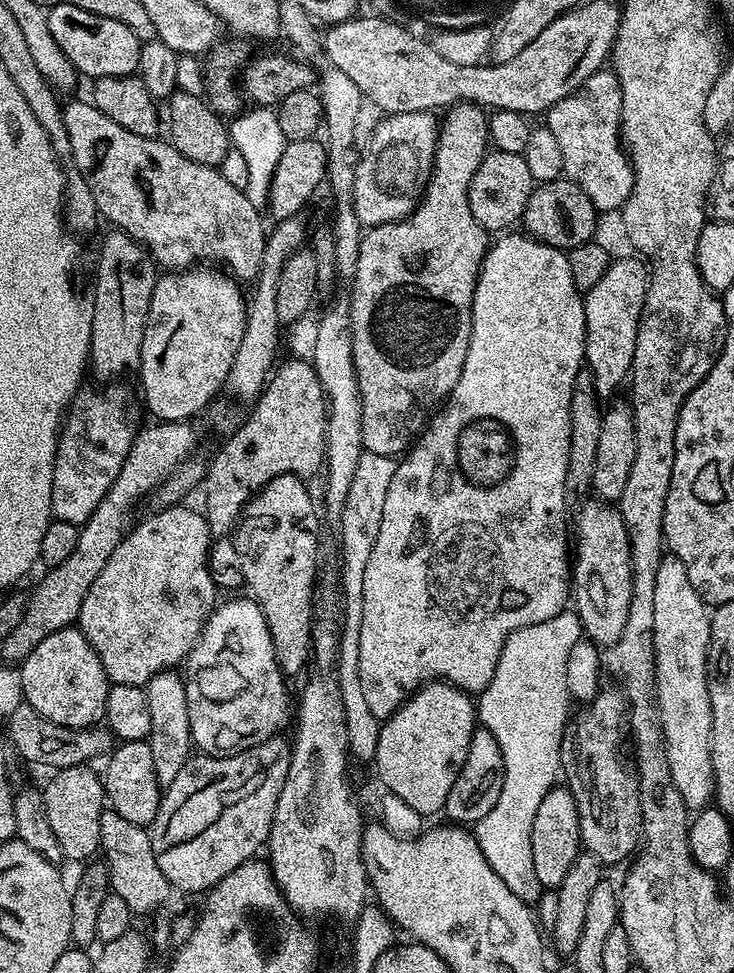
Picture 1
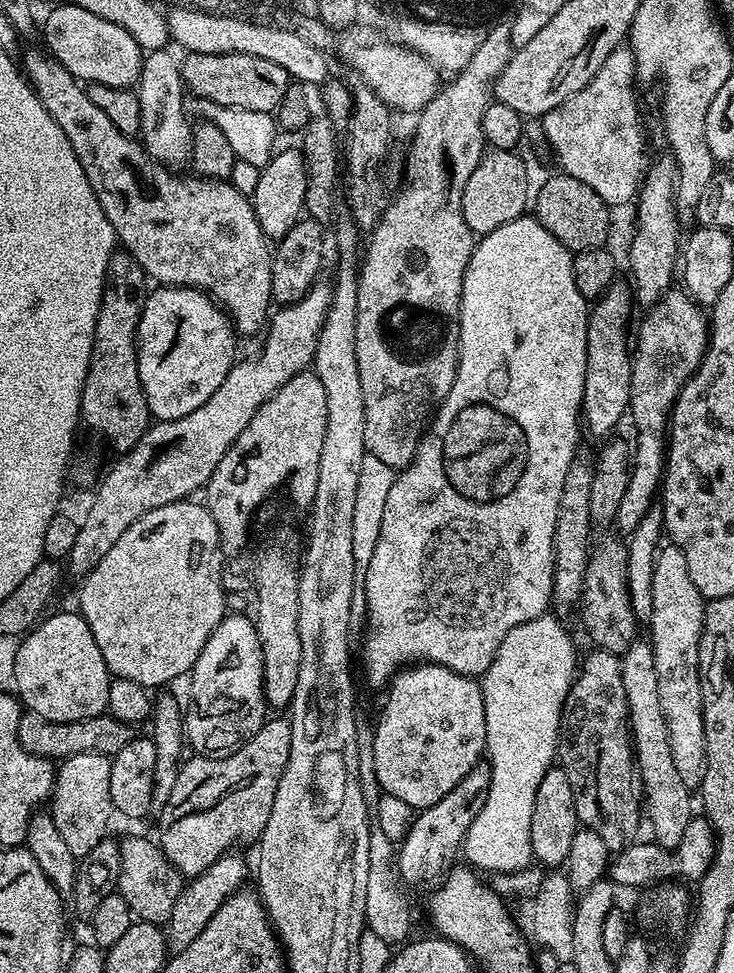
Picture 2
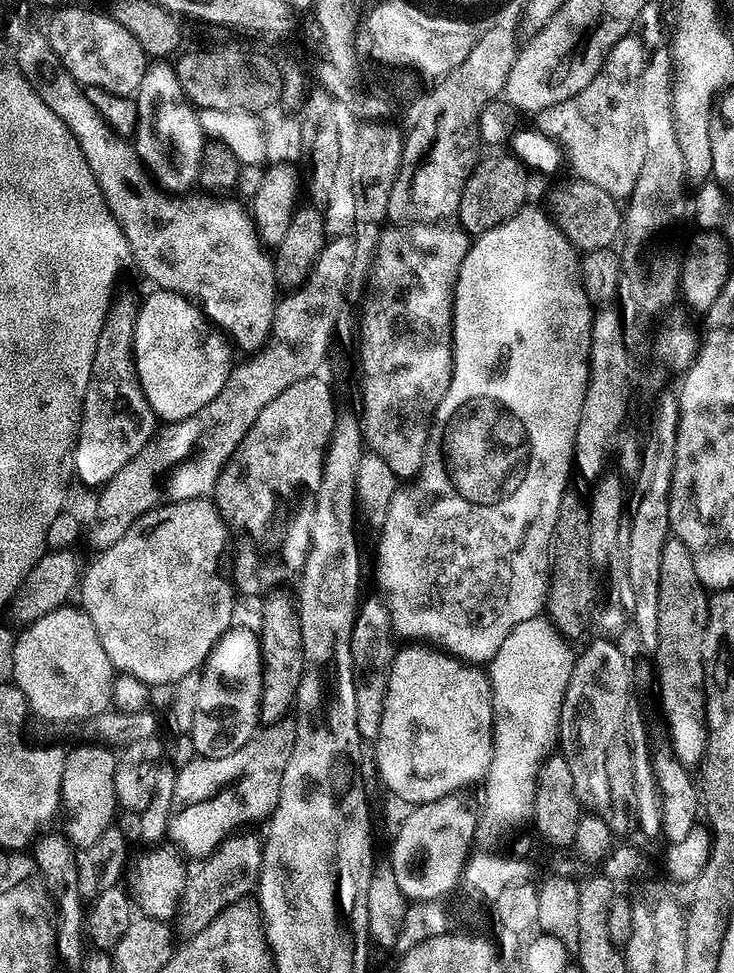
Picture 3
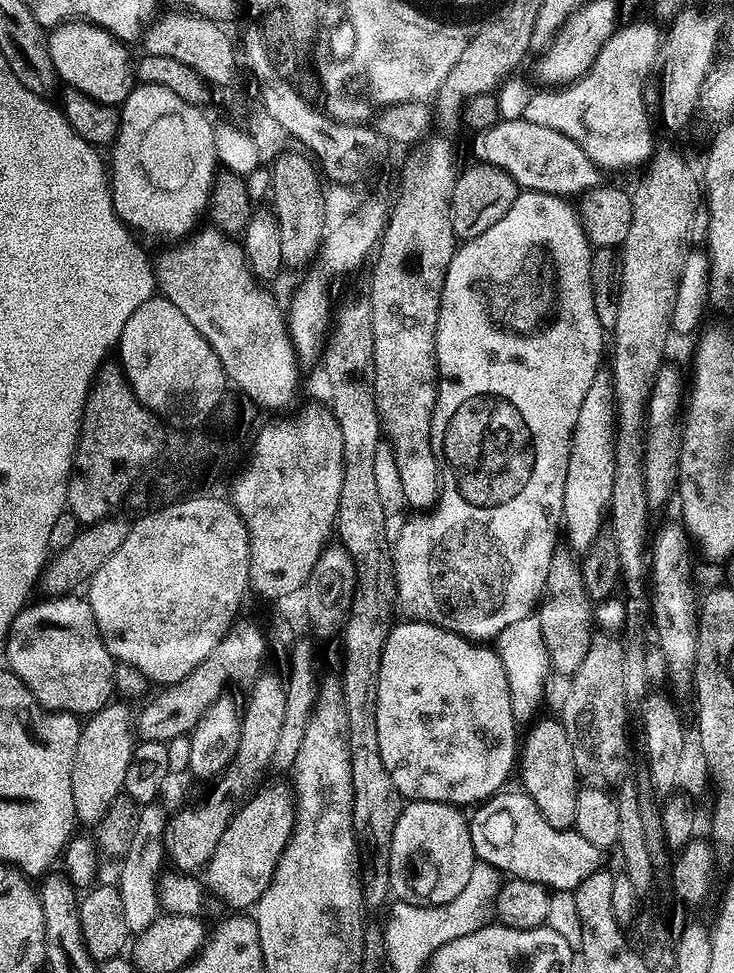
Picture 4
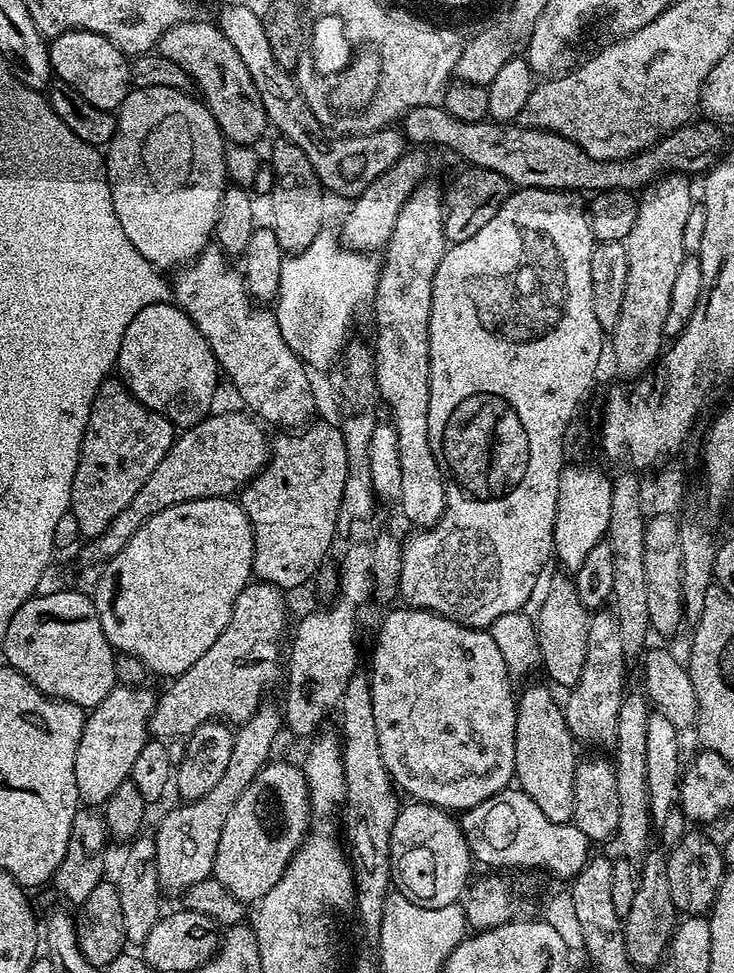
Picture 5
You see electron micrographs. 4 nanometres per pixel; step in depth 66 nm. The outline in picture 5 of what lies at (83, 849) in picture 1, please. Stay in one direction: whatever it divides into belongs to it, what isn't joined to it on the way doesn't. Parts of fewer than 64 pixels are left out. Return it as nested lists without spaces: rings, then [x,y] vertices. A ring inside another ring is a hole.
[[[117,686],[97,708],[87,713],[82,738],[78,742],[78,754],[74,758],[74,778],[85,805],[107,804],[110,794],[131,777],[134,758],[138,758],[142,746],[150,739],[147,723],[158,699],[157,693],[150,689],[148,686]]]

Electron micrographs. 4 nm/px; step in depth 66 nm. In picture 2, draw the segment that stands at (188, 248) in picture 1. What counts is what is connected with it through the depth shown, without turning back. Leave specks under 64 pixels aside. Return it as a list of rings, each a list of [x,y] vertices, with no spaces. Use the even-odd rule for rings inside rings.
[[[36,48],[30,49],[25,54],[24,60],[22,59],[22,70],[26,75],[28,83],[31,84],[32,89],[38,94],[42,106],[46,106],[46,110],[52,115],[54,122],[58,122],[58,126],[62,126],[62,134],[66,134],[66,138],[70,138],[74,154],[78,154],[78,162],[82,162],[86,178],[90,182],[90,186],[94,190],[94,194],[98,198],[98,202],[102,206],[102,210],[106,214],[110,226],[114,226],[117,241],[122,245],[123,251],[135,258],[138,266],[142,266],[145,277],[152,279],[153,276],[157,280],[155,283],[160,286],[199,288],[201,292],[211,296],[213,301],[225,313],[230,314],[230,319],[241,337],[252,336],[259,328],[261,331],[269,319],[270,309],[274,304],[272,299],[272,252],[270,251],[270,244],[265,237],[264,231],[260,229],[256,221],[256,212],[252,208],[251,199],[238,194],[238,190],[234,190],[231,182],[209,180],[195,174],[189,174],[189,176],[184,177],[171,176],[168,173],[171,171],[167,167],[161,166],[144,151],[144,145],[139,139],[124,136],[116,129],[114,122],[110,122],[110,118],[106,118],[106,114],[102,114],[102,110],[98,110],[98,106],[94,106],[94,102],[90,102],[88,93],[82,87],[81,81],[77,80],[75,76],[70,75],[66,70],[66,66],[62,66],[47,51],[41,50],[39,52]]]

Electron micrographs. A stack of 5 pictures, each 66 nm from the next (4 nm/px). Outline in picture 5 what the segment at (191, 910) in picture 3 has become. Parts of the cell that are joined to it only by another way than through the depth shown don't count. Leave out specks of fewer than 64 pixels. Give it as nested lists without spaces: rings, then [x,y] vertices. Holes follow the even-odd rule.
[[[278,760],[265,764],[254,782],[246,786],[242,798],[234,802],[226,826],[222,826],[222,838],[218,838],[212,876],[230,890],[234,898],[245,902],[258,902],[267,892],[274,890],[278,878],[282,878],[310,828],[308,783],[304,769]]]

